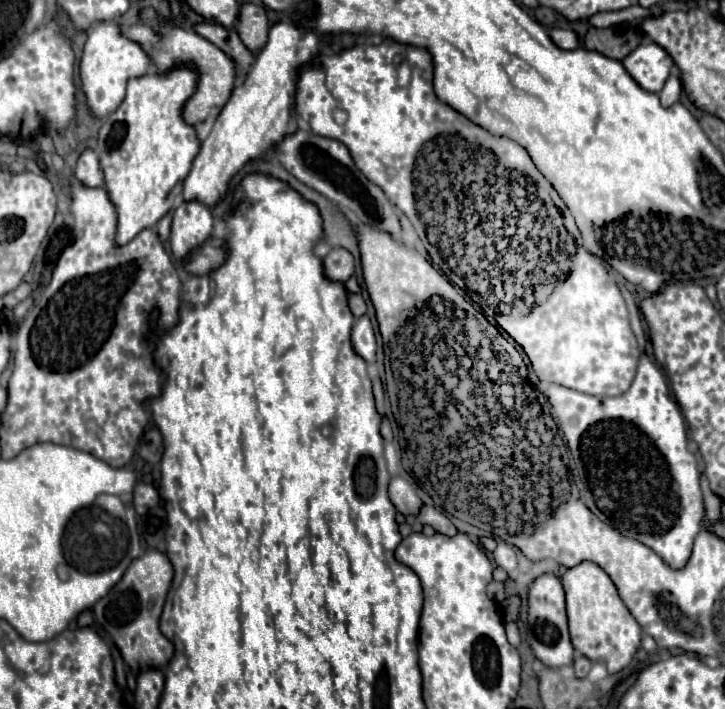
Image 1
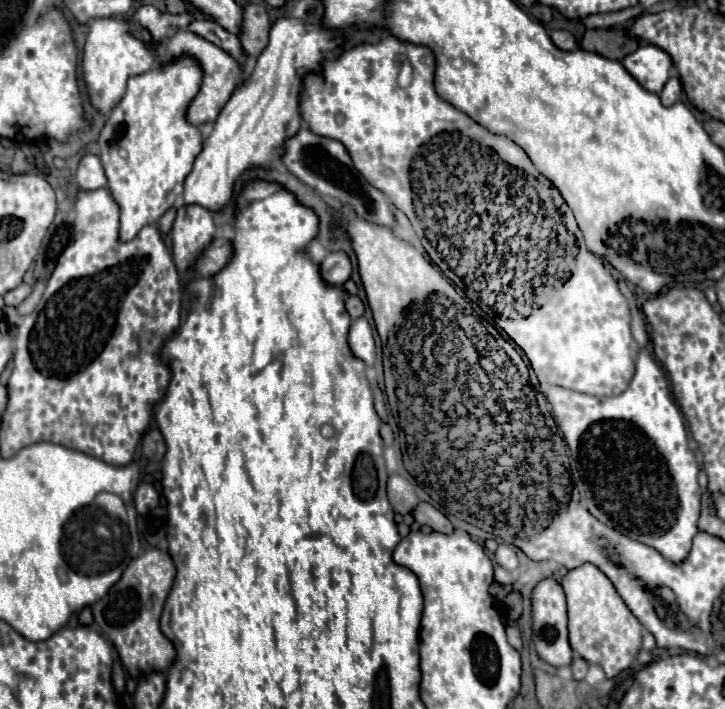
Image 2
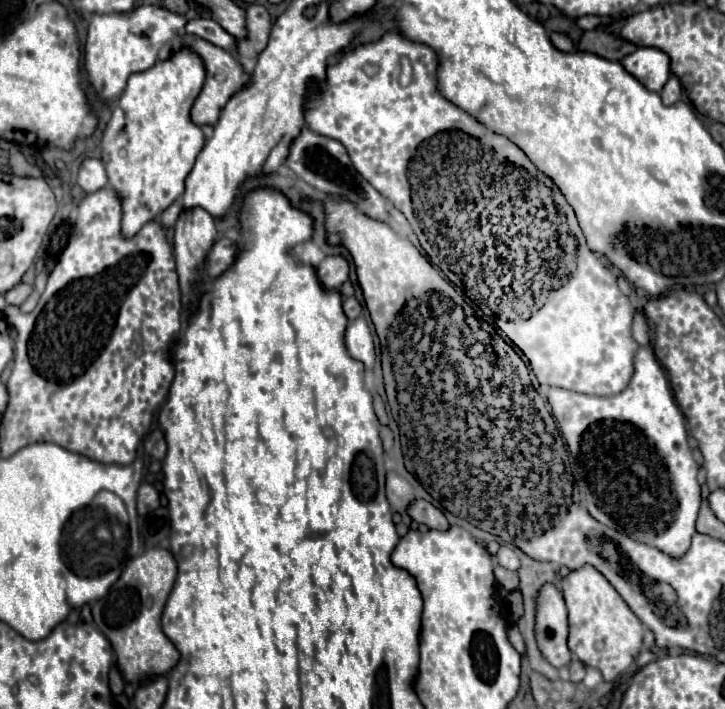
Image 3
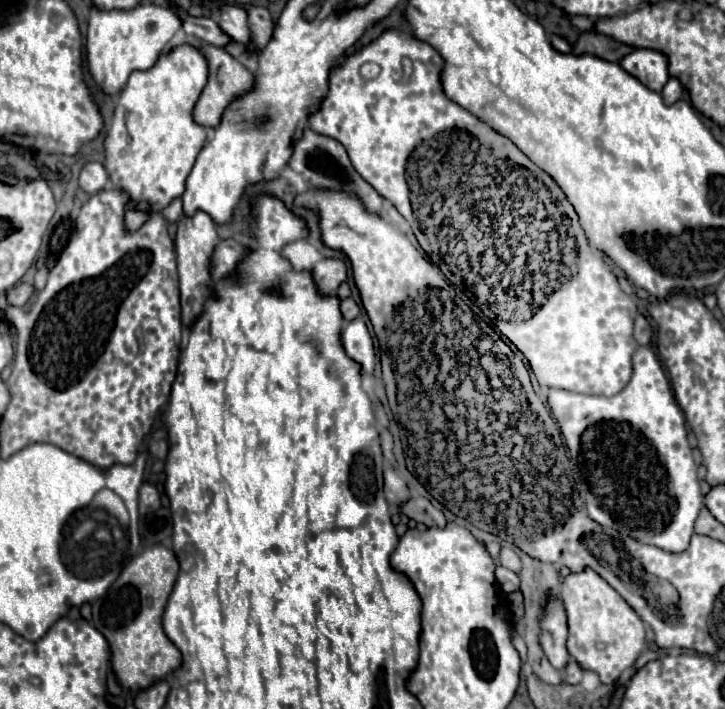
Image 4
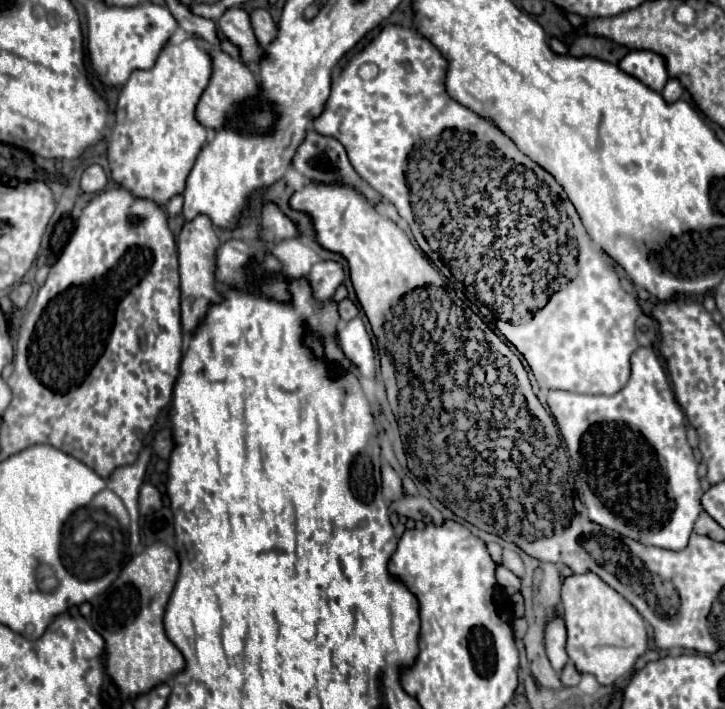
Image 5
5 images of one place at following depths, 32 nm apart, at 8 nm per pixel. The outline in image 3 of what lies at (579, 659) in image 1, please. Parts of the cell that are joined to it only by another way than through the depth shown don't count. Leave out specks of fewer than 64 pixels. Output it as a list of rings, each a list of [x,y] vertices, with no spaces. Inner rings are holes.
[[[574,658],[570,662],[568,670],[570,670],[570,682],[580,682],[584,678],[584,674],[586,674],[586,668],[584,668],[584,664],[578,658]]]

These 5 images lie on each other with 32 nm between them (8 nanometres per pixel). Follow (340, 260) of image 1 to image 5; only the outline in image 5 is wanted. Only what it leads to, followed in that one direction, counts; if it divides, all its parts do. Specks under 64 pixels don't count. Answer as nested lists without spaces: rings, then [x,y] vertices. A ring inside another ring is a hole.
[[[318,262],[306,274],[306,280],[312,286],[312,296],[316,302],[328,302],[334,290],[344,282],[344,270],[338,262]]]

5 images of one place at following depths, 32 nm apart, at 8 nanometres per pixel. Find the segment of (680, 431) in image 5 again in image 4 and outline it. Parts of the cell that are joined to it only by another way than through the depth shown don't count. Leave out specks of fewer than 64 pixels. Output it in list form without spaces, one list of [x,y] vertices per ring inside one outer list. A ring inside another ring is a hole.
[[[640,346],[632,356],[632,378],[616,396],[586,396],[568,390],[550,390],[548,404],[560,424],[560,432],[570,450],[572,464],[578,472],[580,492],[588,516],[616,532],[642,544],[658,546],[666,552],[684,552],[694,532],[694,520],[702,510],[702,490],[696,478],[696,462],[686,438],[686,420],[676,404],[670,382],[662,364],[650,346]]]

